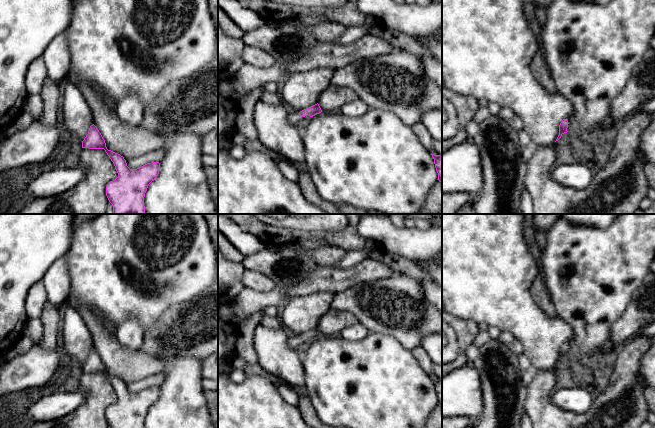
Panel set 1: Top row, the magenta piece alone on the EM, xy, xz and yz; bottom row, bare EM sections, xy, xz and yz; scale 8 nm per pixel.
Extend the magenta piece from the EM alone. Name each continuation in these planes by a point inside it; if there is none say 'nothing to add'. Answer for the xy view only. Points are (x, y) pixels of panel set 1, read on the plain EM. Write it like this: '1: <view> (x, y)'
nothing to add

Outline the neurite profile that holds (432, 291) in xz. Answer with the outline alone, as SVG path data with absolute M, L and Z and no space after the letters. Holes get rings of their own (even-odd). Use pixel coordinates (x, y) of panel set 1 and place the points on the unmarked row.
M420 280L423 295L442 315L442 285L430 280Z

